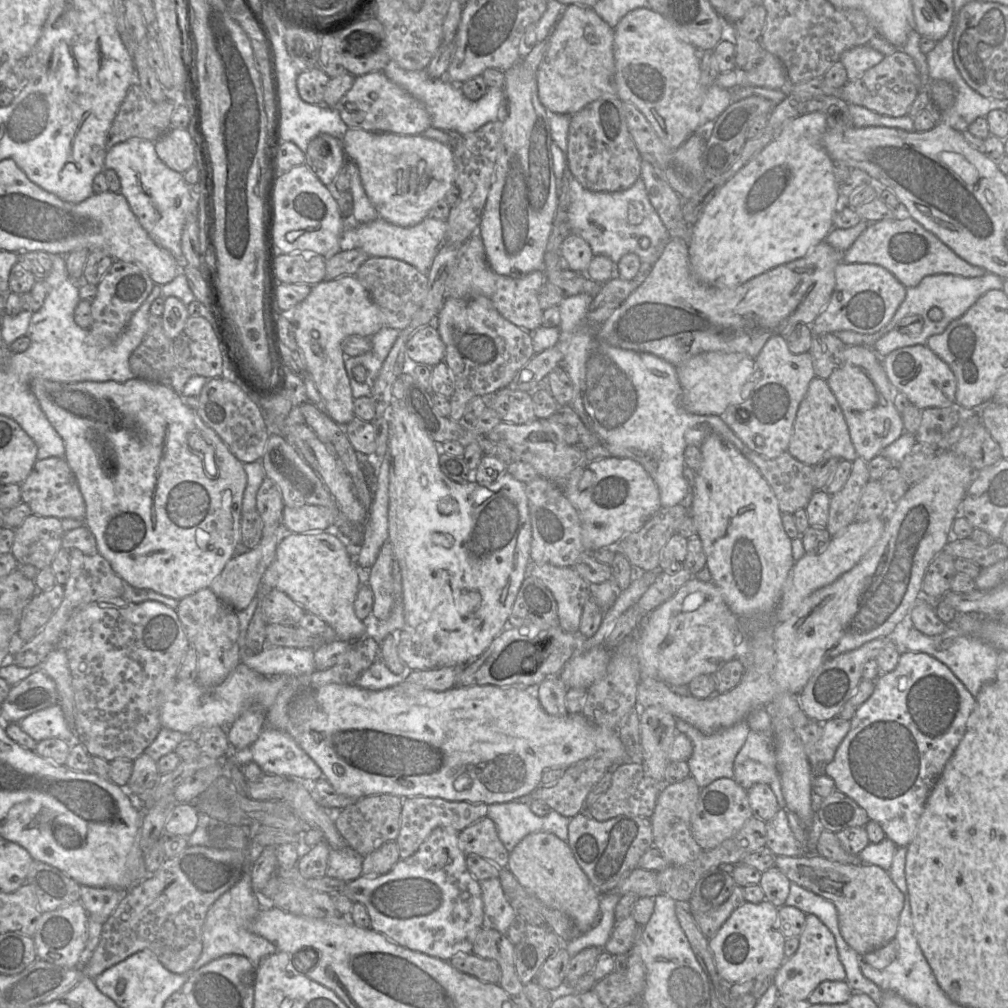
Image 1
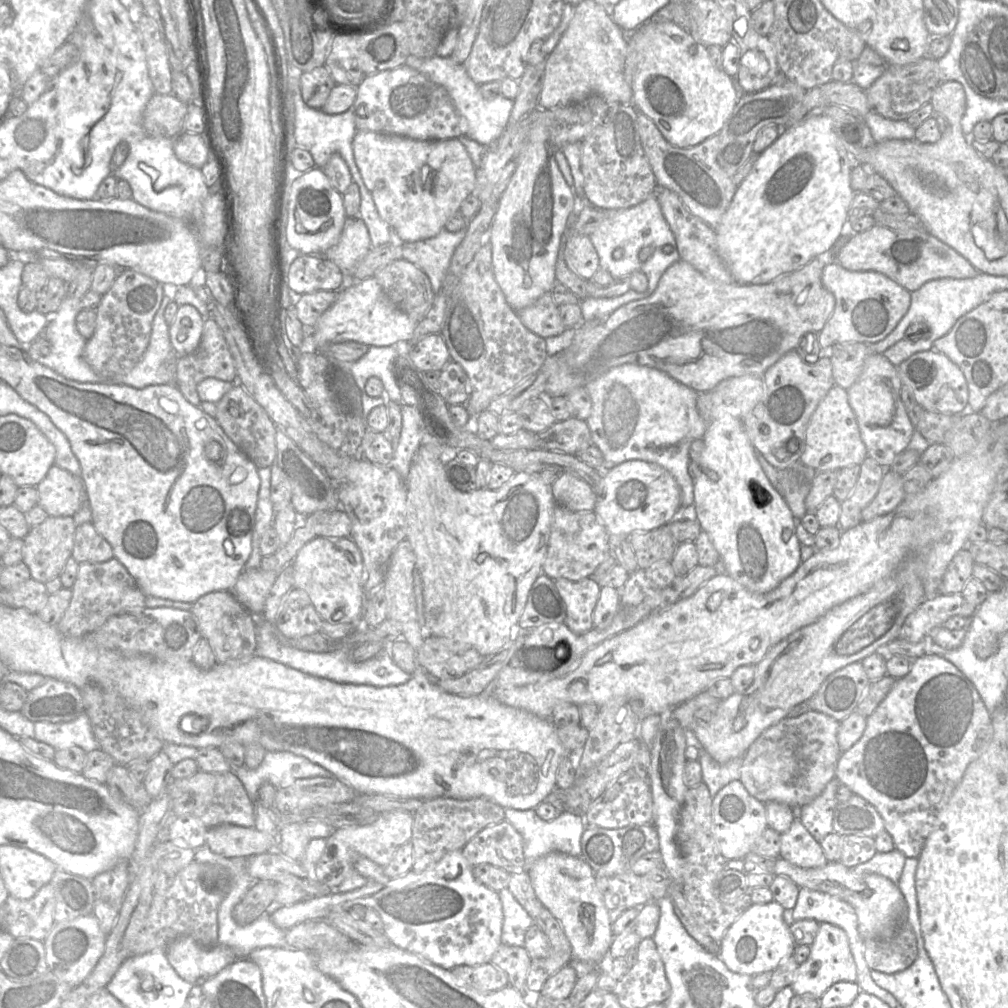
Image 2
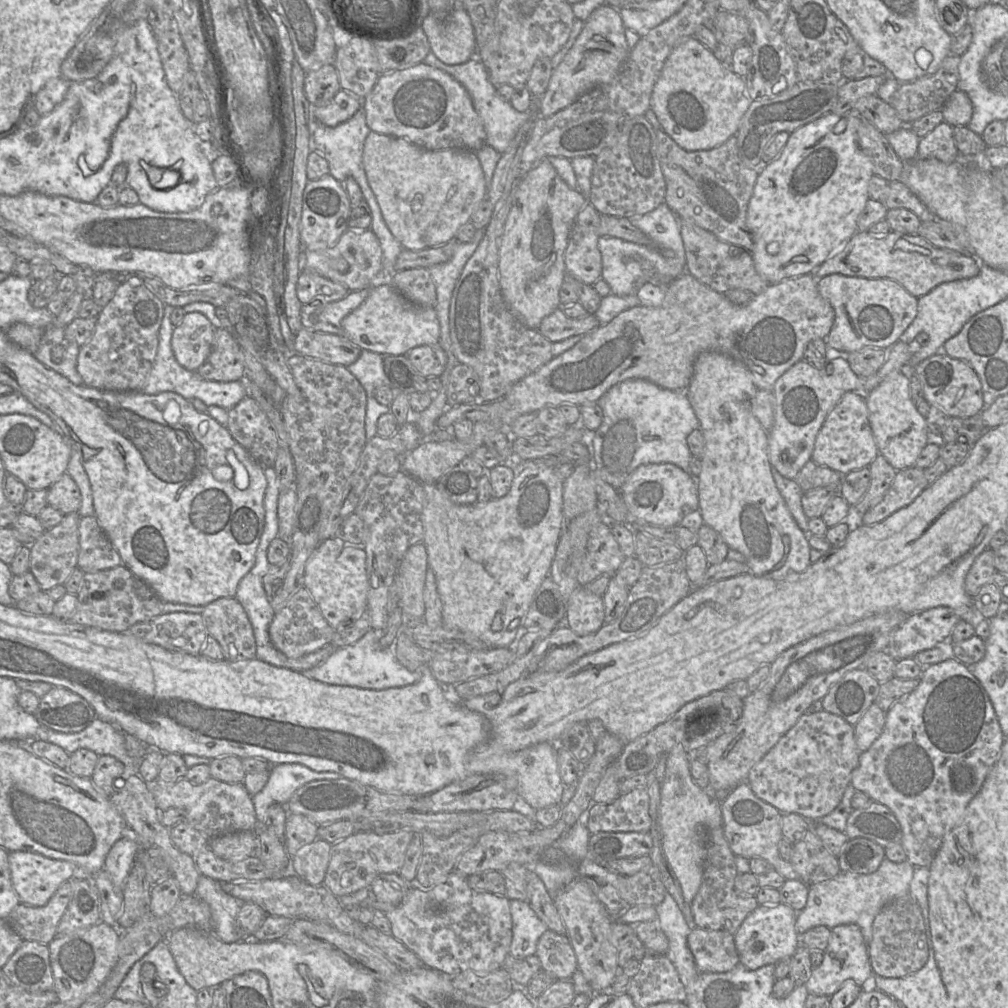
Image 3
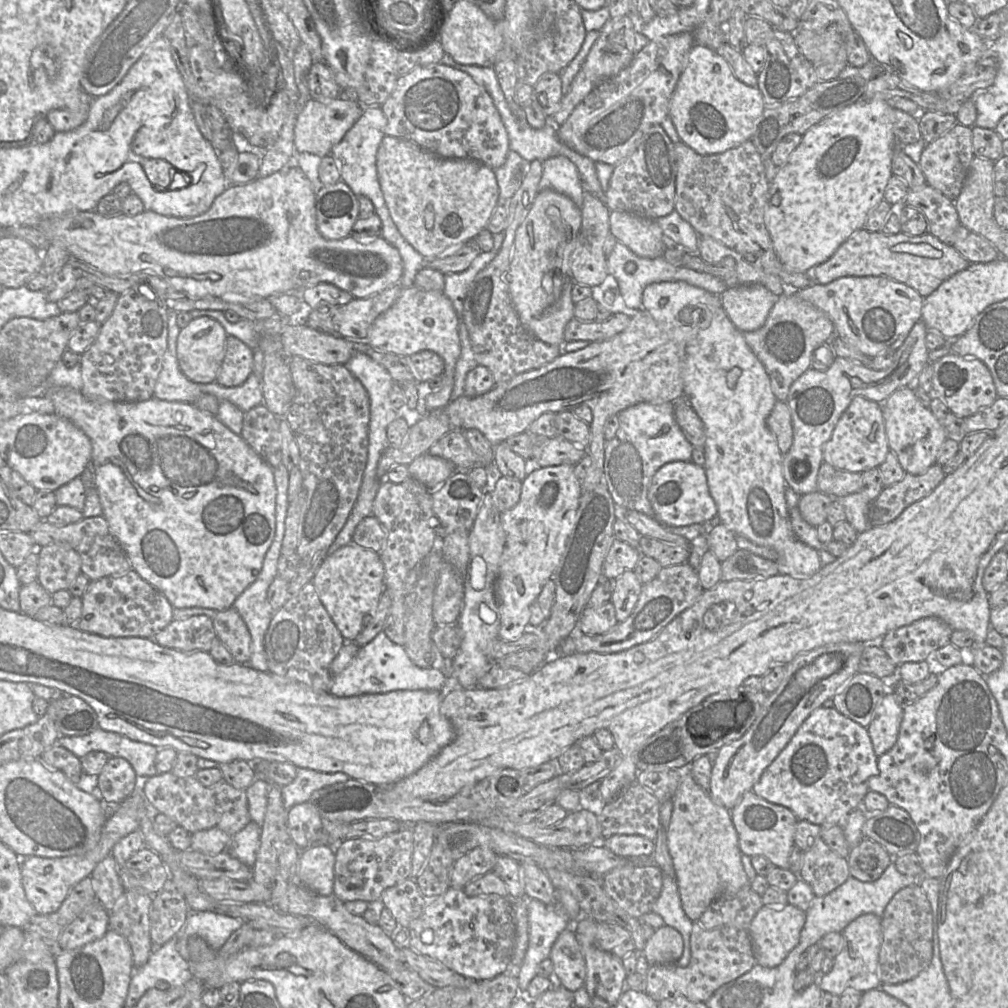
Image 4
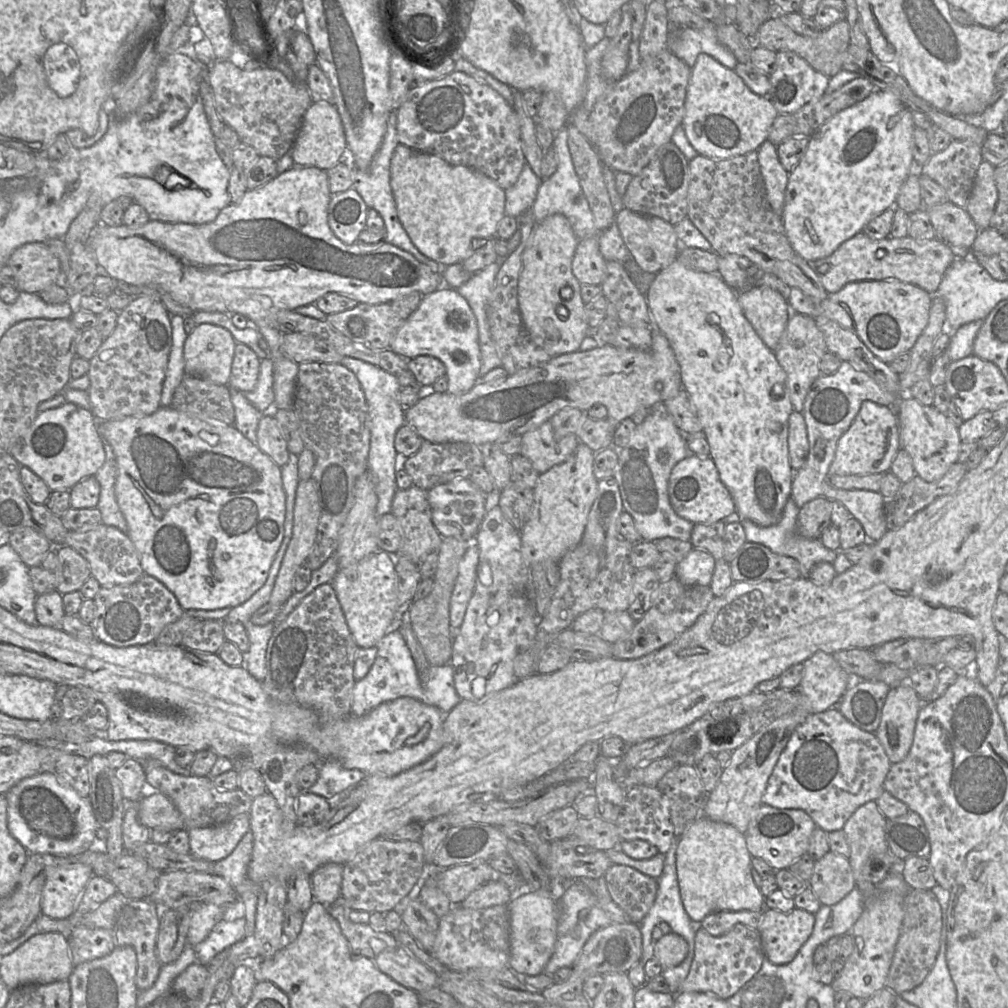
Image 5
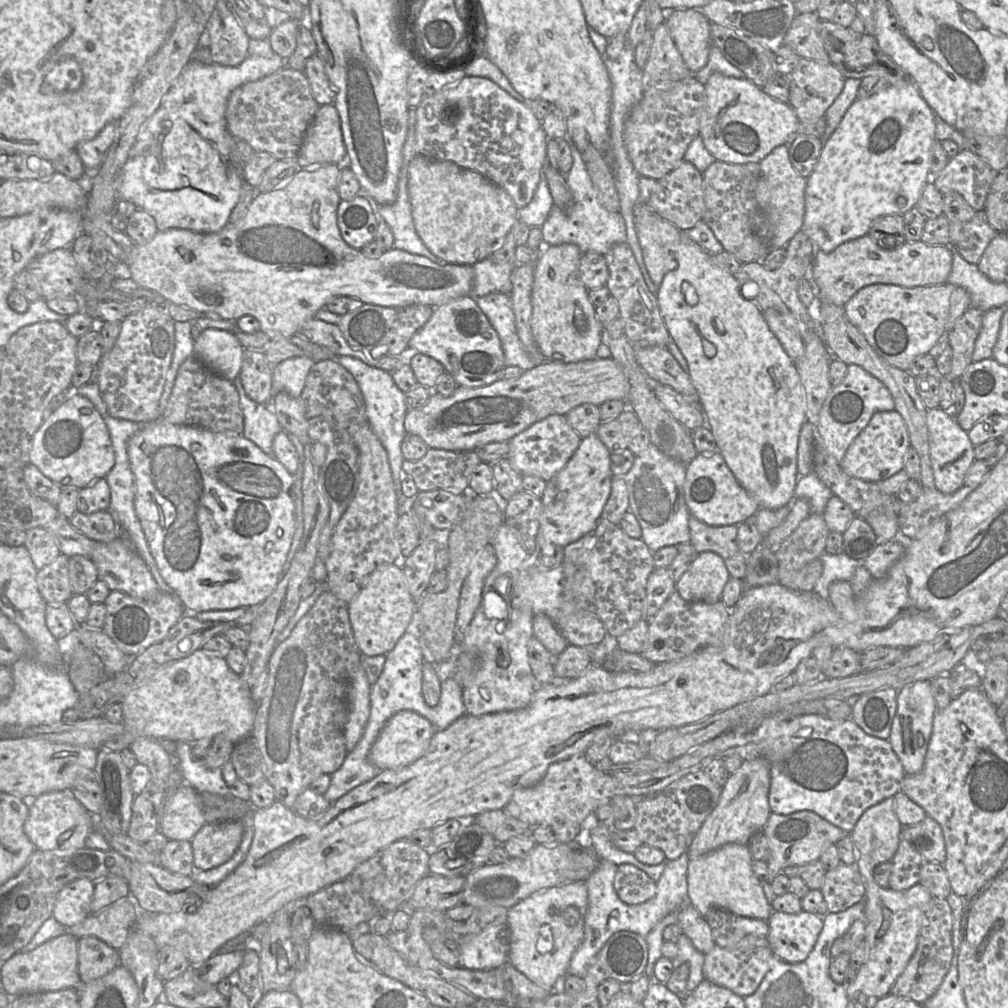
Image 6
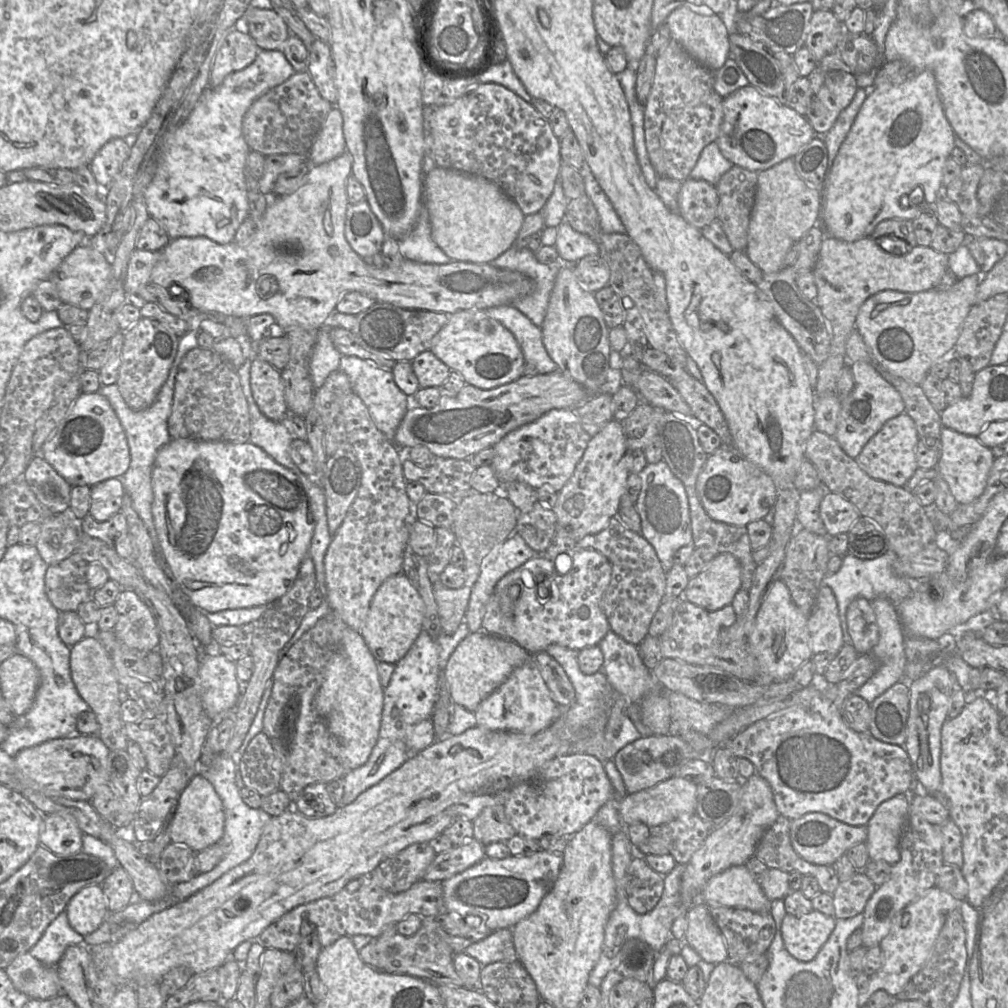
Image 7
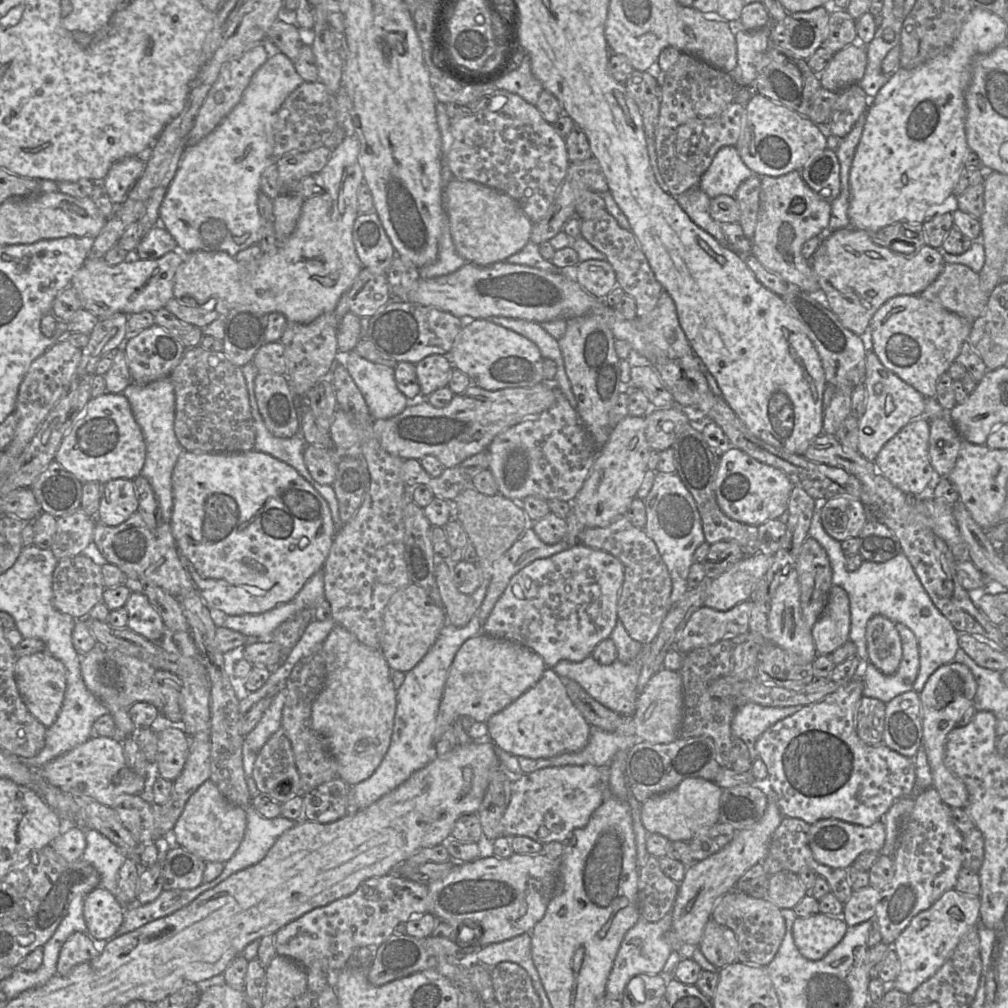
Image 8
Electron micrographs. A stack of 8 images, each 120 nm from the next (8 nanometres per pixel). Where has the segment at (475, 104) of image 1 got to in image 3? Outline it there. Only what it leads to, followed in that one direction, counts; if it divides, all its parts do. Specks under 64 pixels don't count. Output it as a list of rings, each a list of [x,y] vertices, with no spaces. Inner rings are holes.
[[[430,52],[423,60],[423,63],[445,71],[462,84],[471,96],[474,108],[483,121],[486,131],[486,144],[501,154],[505,152],[521,126],[528,122],[530,114],[528,112],[519,112],[510,104],[510,101],[503,99],[498,94],[483,62],[479,58],[473,57],[465,63],[449,65],[443,63],[434,53]]]

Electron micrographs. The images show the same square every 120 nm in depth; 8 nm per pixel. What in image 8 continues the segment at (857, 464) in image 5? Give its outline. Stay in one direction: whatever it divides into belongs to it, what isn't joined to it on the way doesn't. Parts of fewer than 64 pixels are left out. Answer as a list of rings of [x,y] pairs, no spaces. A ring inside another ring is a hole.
[[[924,417],[910,421],[887,441],[877,454],[873,463],[877,470],[894,486],[914,497],[924,496],[933,490],[943,478],[933,469],[929,458],[930,422]]]

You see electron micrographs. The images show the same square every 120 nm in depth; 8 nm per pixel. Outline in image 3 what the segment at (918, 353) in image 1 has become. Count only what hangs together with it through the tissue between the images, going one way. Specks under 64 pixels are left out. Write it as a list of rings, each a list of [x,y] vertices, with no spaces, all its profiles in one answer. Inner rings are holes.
[[[940,351],[909,369],[924,389],[924,398],[943,409],[950,417],[967,418],[980,415],[985,408],[982,384],[975,370],[965,361],[948,356]]]

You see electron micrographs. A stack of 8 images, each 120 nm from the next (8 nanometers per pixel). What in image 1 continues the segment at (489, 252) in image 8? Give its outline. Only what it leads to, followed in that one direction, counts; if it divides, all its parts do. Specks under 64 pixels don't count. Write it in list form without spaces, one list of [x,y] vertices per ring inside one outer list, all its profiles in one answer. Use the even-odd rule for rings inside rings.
[[[348,128],[342,146],[347,159],[356,163],[366,194],[380,218],[401,226],[411,227],[428,217],[431,208],[443,200],[454,185],[455,165],[453,147],[421,134],[402,135],[391,132],[372,132]]]

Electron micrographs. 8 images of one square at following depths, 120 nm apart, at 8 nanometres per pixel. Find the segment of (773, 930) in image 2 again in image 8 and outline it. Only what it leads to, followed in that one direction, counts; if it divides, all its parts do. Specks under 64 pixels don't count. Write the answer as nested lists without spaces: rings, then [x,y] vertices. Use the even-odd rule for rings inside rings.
[[[817,913],[809,917],[797,917],[793,922],[792,935],[800,954],[816,961],[843,939],[847,928],[842,916]]]

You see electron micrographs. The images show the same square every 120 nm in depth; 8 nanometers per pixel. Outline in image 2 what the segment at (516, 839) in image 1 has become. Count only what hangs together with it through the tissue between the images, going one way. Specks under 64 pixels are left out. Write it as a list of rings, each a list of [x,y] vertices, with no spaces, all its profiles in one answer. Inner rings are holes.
[[[504,808],[504,812],[505,820],[523,837],[526,868],[530,868],[537,859],[551,852],[561,852],[574,857],[581,856],[581,837],[586,827],[585,820],[581,816],[567,811],[559,811],[555,819],[545,821],[537,816],[534,809]]]

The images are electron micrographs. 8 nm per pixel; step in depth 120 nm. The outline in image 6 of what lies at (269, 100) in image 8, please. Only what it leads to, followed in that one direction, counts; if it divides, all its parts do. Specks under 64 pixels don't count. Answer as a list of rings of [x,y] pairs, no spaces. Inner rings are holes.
[[[277,53],[271,57],[250,55],[236,66],[202,63],[194,56],[162,97],[158,109],[140,126],[129,151],[117,188],[118,200],[132,202],[150,214],[158,231],[186,229],[199,233],[215,233],[229,222],[244,183],[231,163],[231,138],[225,118],[231,92],[247,82],[259,80],[286,66],[286,59]]]

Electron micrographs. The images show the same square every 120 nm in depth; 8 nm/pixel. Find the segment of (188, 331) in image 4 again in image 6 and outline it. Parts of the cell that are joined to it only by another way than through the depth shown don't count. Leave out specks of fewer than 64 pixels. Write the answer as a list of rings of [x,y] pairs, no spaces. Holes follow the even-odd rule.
[[[202,330],[194,340],[194,355],[209,369],[230,381],[239,376],[243,347],[233,332]]]

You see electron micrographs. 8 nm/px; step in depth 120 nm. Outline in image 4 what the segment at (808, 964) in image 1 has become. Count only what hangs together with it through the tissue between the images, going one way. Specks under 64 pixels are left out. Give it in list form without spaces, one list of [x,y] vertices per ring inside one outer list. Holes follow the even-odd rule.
[[[874,914],[859,916],[841,934],[844,939],[843,948],[834,958],[832,970],[819,978],[817,983],[821,990],[840,997],[848,991],[864,993],[880,988],[882,983],[878,971],[878,956],[882,943],[881,917]]]

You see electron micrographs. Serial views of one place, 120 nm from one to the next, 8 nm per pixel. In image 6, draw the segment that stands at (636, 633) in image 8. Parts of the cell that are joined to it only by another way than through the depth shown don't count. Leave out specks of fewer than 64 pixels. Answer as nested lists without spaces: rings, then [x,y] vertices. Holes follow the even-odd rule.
[[[600,519],[596,527],[563,550],[564,588],[581,611],[591,612],[606,628],[608,638],[617,638],[644,619],[644,600],[649,575],[655,569],[651,550],[641,538],[628,536],[619,525]]]

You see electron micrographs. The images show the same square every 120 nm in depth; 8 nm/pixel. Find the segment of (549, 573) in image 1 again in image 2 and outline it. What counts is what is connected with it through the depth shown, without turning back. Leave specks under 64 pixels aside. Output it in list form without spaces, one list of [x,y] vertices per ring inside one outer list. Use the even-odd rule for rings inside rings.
[[[591,577],[579,581],[557,578],[554,583],[566,606],[564,624],[576,635],[591,630],[601,587]]]

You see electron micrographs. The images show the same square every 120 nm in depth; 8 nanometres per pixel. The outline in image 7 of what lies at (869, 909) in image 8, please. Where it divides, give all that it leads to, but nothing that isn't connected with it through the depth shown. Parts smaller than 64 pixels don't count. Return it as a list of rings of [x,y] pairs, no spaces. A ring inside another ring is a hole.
[[[856,871],[845,881],[840,881],[832,894],[834,905],[834,918],[847,919],[861,914],[876,886],[865,875],[864,871]]]

